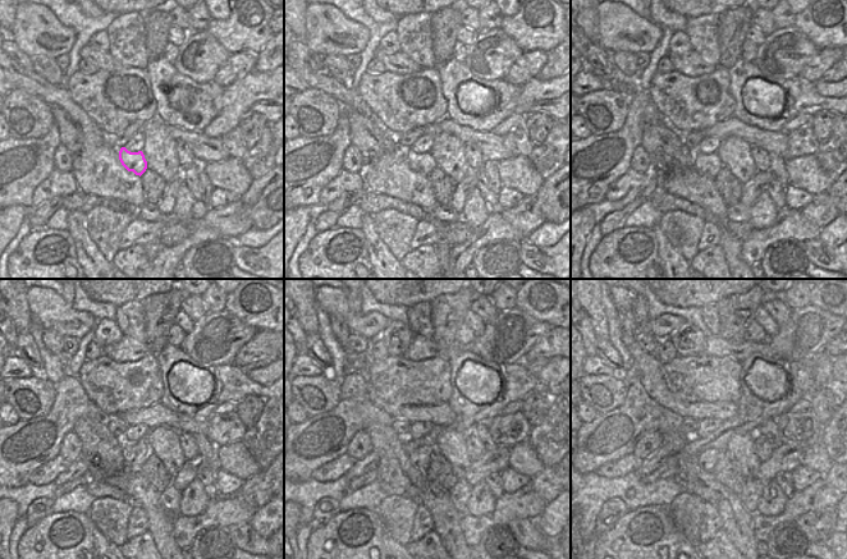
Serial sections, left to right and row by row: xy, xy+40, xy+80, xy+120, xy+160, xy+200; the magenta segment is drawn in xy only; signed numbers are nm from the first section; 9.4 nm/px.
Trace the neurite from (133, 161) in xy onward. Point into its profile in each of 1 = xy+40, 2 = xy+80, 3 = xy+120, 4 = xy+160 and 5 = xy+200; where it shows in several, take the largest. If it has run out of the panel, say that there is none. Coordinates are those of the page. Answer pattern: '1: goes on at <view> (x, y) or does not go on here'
1: goes on at xy+40 (422, 163)
2: goes on at xy+80 (709, 165)
3: goes on at xy+120 (134, 454)
4: goes on at xy+160 (421, 458)
5: goes on at xy+200 (708, 459)

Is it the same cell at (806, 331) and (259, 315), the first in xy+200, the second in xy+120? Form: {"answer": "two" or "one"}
{"answer": "two"}

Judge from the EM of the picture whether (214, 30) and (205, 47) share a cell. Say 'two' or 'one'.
two

